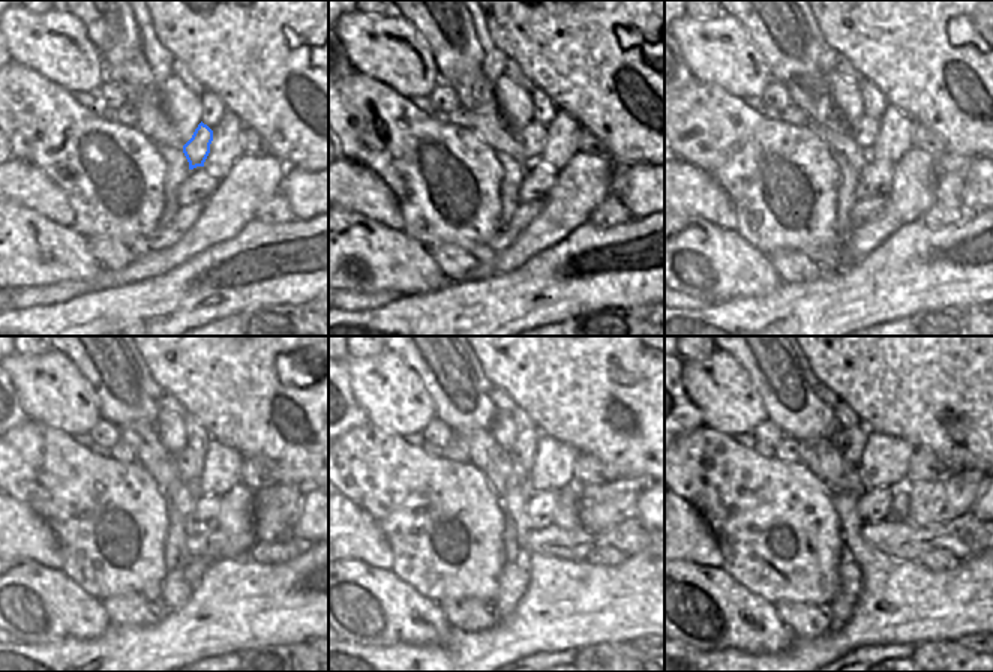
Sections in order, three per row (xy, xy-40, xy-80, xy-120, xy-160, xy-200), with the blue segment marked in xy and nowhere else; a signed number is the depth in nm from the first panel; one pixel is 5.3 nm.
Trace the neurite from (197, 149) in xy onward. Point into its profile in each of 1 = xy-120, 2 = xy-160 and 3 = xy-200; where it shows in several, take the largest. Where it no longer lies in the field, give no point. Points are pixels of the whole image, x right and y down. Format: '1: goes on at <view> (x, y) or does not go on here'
1: goes on at xy-120 (189, 462)
2: goes on at xy-160 (521, 452)
3: goes on at xy-200 (849, 441)

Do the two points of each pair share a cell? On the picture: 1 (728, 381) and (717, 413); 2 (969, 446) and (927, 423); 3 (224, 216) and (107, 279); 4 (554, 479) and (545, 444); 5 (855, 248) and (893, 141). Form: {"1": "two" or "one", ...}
{"1": "one", "2": "one", "3": "one", "4": "one", "5": "two"}

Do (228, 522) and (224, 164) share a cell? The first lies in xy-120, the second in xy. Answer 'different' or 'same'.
different

